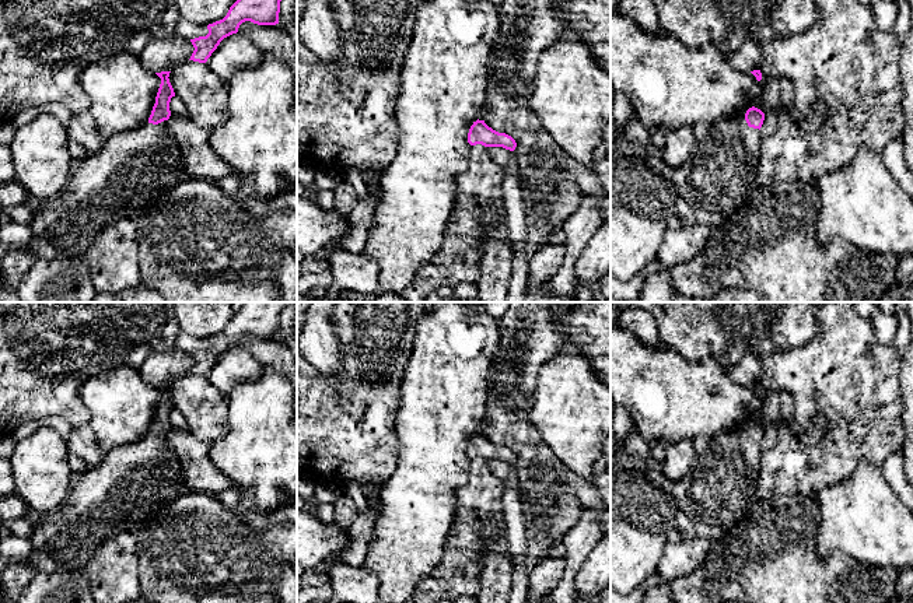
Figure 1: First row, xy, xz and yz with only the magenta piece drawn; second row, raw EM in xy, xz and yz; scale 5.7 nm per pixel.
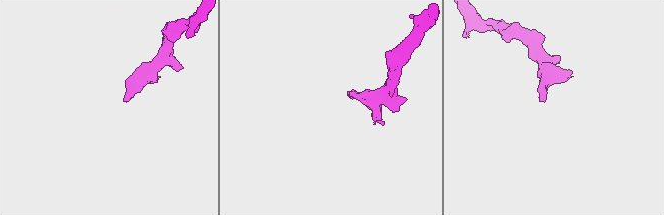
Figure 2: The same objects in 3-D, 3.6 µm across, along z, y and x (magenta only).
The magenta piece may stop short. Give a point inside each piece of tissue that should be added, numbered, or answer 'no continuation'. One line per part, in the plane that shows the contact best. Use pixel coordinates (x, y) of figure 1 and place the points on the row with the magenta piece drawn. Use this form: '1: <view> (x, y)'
1: yz (721, 172)

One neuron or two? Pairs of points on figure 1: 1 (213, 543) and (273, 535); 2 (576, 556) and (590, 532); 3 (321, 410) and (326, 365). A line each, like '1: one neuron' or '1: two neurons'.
1: two neurons
2: one neuron
3: two neurons

